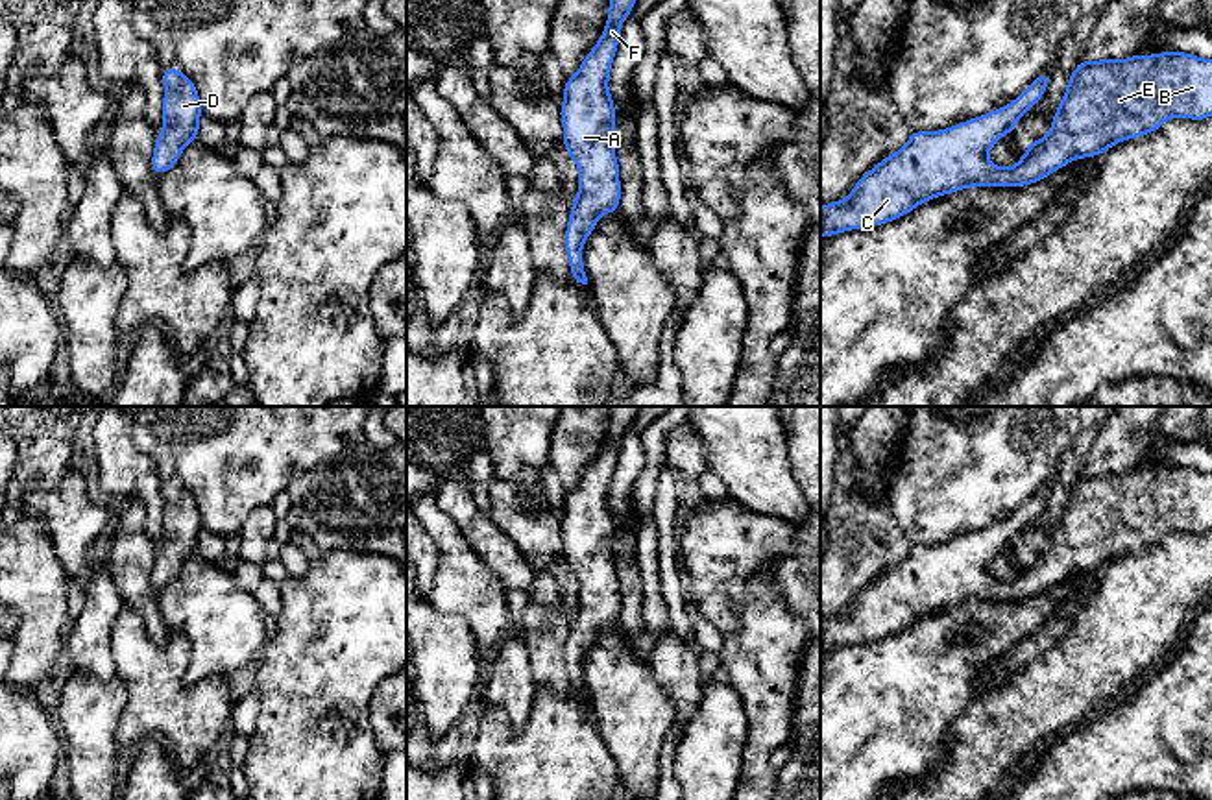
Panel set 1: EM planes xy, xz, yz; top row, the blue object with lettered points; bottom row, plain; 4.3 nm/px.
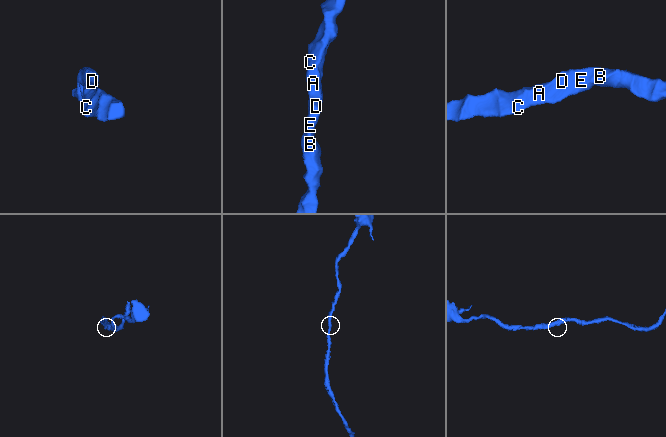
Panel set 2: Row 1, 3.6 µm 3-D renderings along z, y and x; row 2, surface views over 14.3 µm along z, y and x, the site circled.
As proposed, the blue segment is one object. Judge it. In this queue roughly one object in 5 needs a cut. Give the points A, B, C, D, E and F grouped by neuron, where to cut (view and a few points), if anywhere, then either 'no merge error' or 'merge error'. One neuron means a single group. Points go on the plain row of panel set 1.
groups A B C D E F; cut none; no merge error

